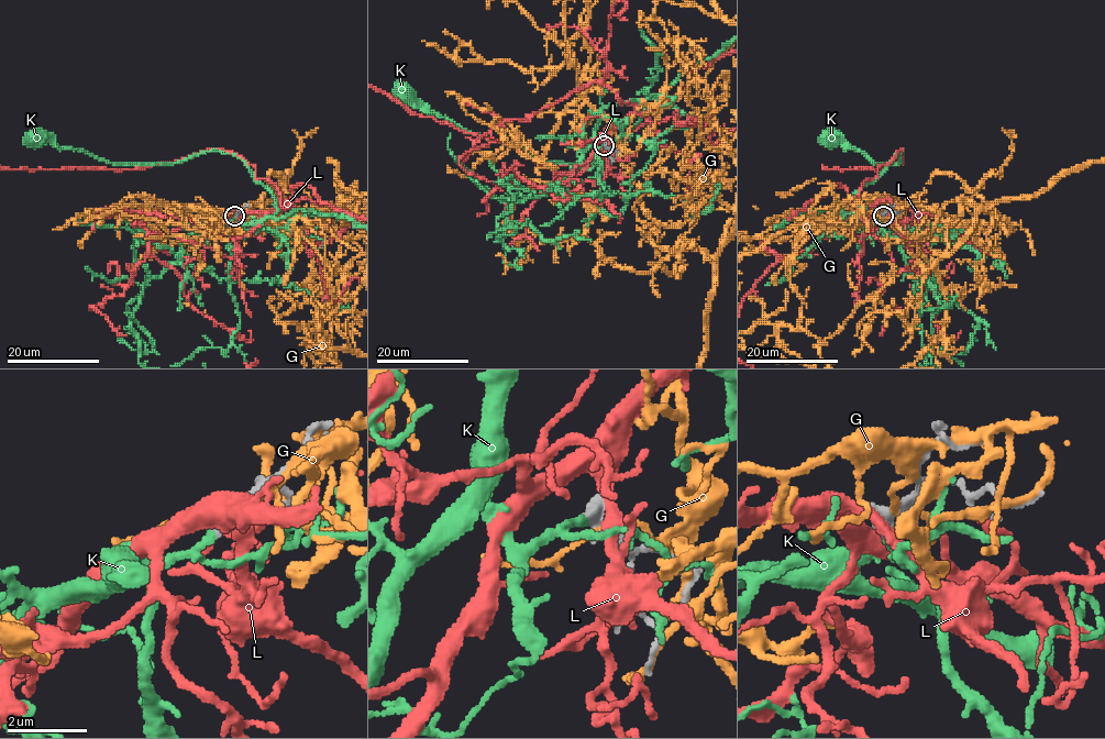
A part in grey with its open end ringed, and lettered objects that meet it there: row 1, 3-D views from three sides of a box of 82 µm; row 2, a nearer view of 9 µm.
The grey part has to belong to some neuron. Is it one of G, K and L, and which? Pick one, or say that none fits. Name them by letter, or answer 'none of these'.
K

